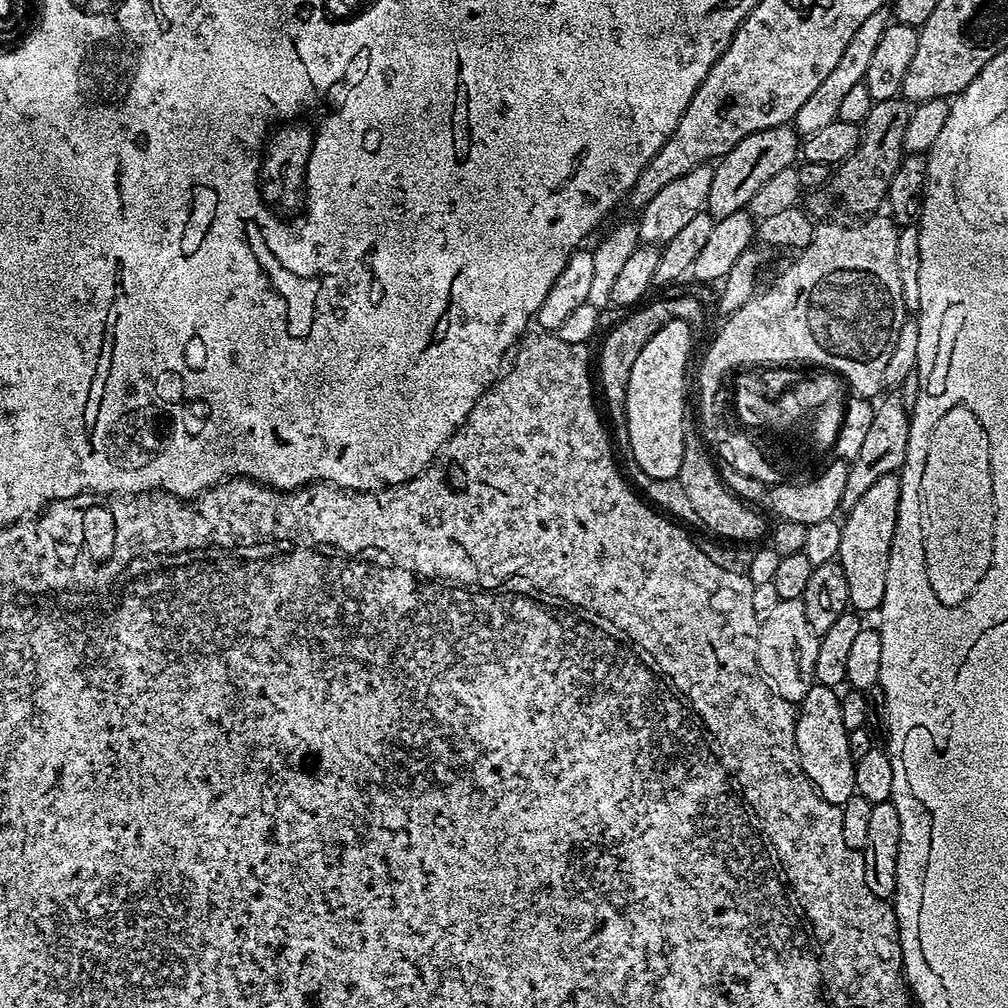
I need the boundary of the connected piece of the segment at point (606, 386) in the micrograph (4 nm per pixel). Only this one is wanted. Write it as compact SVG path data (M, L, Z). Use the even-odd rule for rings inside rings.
M668 296L665 300L652 300L641 303L635 310L629 311L625 320L620 320L604 336L600 344L600 357L595 357L594 368L598 373L598 388L604 391L603 403L606 405L606 412L616 412L616 400L620 396L626 398L626 390L630 382L630 370L634 370L634 361L638 354L642 354L642 346L666 326L666 322L677 319L683 308L692 308L696 300L692 296ZM597 368L597 369L596 369ZM600 371L600 376L599 372Z

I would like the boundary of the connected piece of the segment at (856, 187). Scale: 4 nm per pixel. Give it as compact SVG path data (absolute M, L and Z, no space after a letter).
M903 98L895 100L878 100L871 105L869 112L866 114L862 127L860 129L860 141L850 158L846 158L841 164L835 165L831 173L831 179L826 185L826 192L836 196L836 200L848 212L853 212L853 217L864 218L869 214L875 213L876 208L885 203L888 195L888 187L894 178L894 170L898 170L900 161L905 155L904 134L906 132L906 122L910 111L909 101Z

